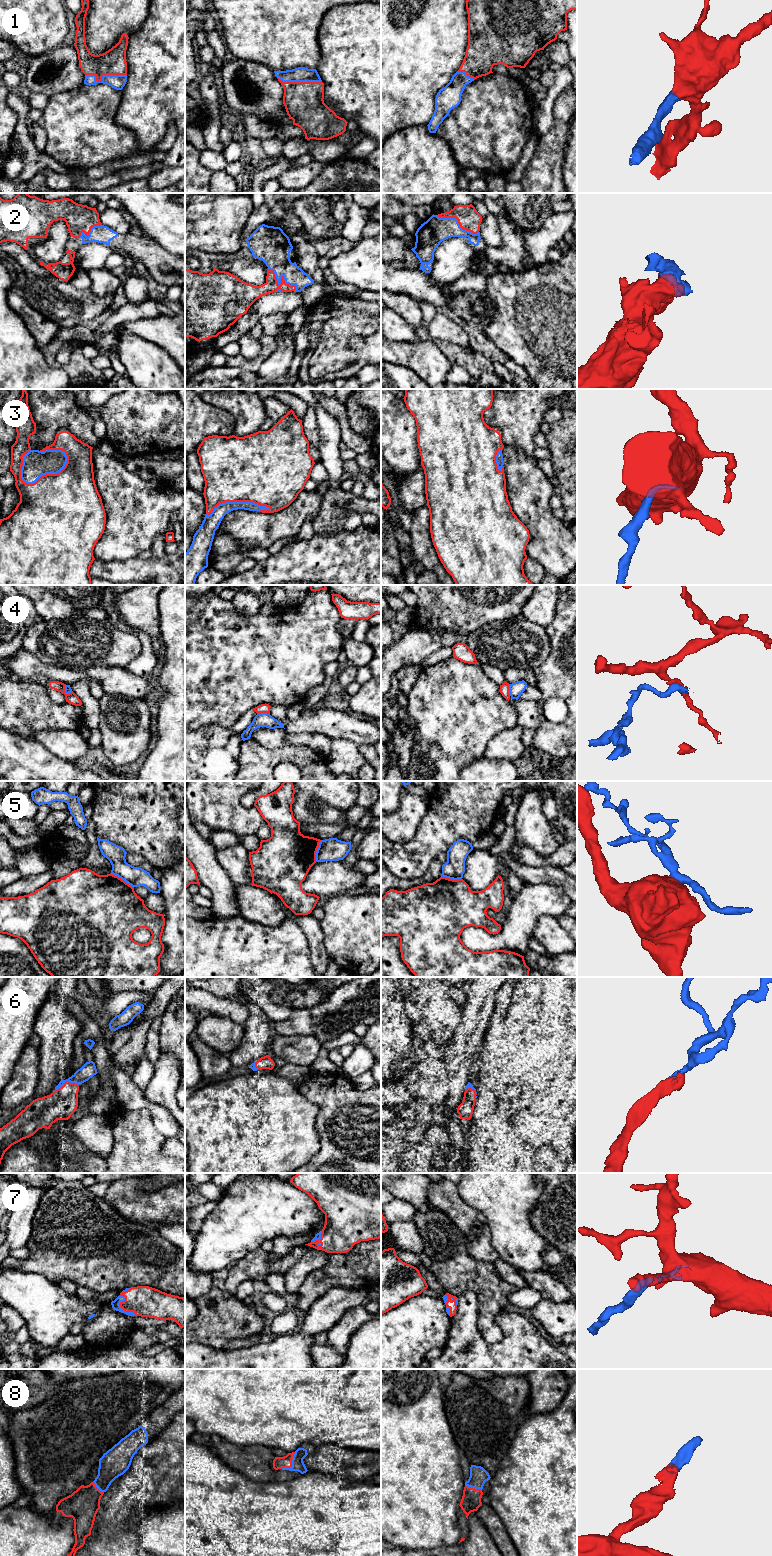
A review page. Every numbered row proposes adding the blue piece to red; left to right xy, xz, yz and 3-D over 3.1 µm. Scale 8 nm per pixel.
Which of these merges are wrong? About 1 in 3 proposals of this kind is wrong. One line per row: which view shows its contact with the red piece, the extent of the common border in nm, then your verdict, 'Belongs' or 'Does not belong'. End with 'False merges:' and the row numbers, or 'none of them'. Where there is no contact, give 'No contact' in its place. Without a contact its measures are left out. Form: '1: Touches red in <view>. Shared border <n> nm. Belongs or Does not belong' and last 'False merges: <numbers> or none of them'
1: Touches red in xy. Shared border 340 nm. Belongs
2: Touches red in xz. Shared border 280 nm. Belongs
3: Touches red in xy. Shared border 420 nm. Belongs
4: Touches red in xz. Shared border 100 nm. Does not belong
5: Touches red in xy. Shared border 220 nm. Does not belong
6: Touches red in xy. Shared border 200 nm. Belongs
7: Touches red in xy. Shared border 220 nm. Belongs
8: Touches red in xz. Shared border 180 nm. Belongs
False merges: 4, 5

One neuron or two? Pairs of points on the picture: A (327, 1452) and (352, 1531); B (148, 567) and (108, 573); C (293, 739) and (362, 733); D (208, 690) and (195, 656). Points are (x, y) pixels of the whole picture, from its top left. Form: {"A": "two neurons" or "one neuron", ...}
{"A": "two neurons", "B": "one neuron", "C": "two neurons", "D": "one neuron"}

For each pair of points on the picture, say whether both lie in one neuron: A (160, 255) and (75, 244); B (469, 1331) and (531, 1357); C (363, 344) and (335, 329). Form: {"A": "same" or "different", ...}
{"A": "same", "B": "same", "C": "different"}

